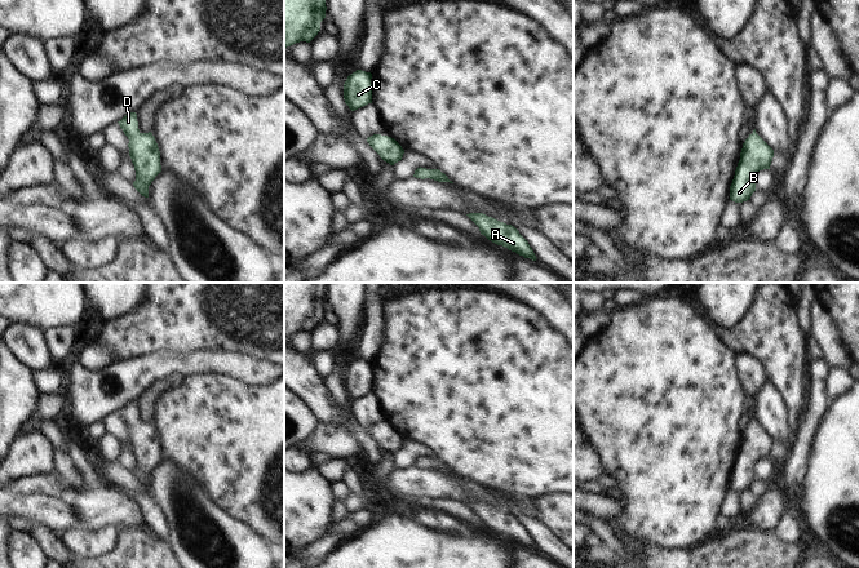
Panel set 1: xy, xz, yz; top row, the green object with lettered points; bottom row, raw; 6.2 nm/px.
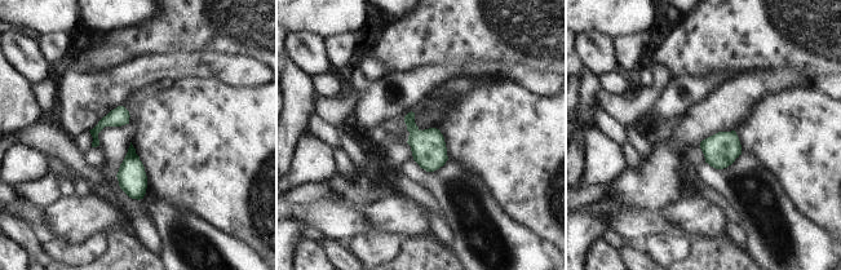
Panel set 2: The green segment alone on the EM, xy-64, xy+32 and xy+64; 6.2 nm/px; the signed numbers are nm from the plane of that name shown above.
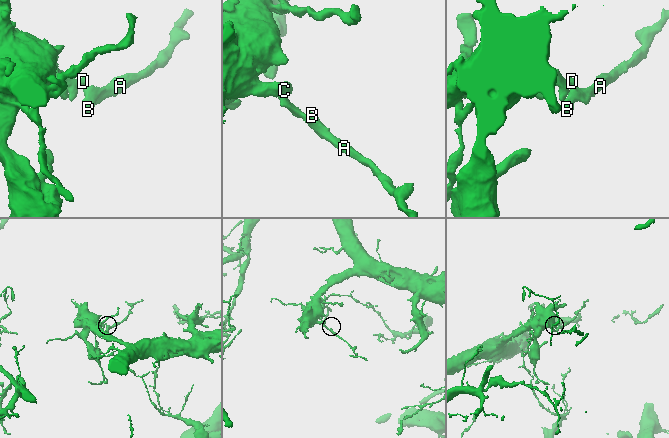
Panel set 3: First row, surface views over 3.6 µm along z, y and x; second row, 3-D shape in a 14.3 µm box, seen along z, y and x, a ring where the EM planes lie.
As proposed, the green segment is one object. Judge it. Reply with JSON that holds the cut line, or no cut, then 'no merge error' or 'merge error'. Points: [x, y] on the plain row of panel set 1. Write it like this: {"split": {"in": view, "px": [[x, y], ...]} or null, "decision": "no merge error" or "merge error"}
{"split": null, "decision": "no merge error"}

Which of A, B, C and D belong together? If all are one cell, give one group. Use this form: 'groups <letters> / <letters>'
groups A B C D

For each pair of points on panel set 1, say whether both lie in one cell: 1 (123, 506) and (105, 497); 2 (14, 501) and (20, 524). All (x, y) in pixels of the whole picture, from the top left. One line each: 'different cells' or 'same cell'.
1: same cell
2: different cells

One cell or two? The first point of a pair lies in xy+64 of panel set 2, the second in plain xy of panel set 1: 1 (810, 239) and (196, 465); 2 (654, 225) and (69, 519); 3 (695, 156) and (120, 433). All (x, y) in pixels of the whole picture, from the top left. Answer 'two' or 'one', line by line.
1: two
2: one
3: two

